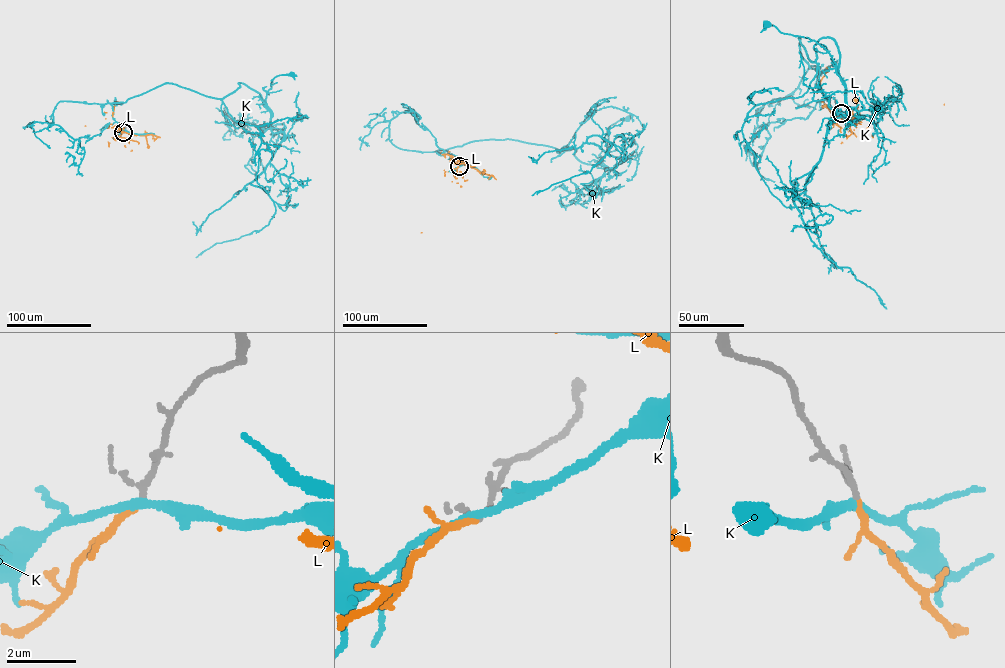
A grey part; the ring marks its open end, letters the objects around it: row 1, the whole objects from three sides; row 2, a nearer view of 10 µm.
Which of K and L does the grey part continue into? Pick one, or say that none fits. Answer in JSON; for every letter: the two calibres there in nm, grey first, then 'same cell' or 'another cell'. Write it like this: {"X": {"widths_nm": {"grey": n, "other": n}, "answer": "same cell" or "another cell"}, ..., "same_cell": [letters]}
{"K": {"widths_nm": {"grey": 140, "other": 240}, "answer": "another cell"}, "L": {"widths_nm": {"grey": 140, "other": 170}, "answer": "same cell"}, "same_cell": ["L"]}

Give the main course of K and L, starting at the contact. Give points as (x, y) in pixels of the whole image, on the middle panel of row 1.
K: (459, 166), (464, 162), (447, 149), (507, 139), (574, 149), (580, 161), (605, 166), (607, 129), (627, 118)
L: (459, 166), (456, 178), (421, 232)

